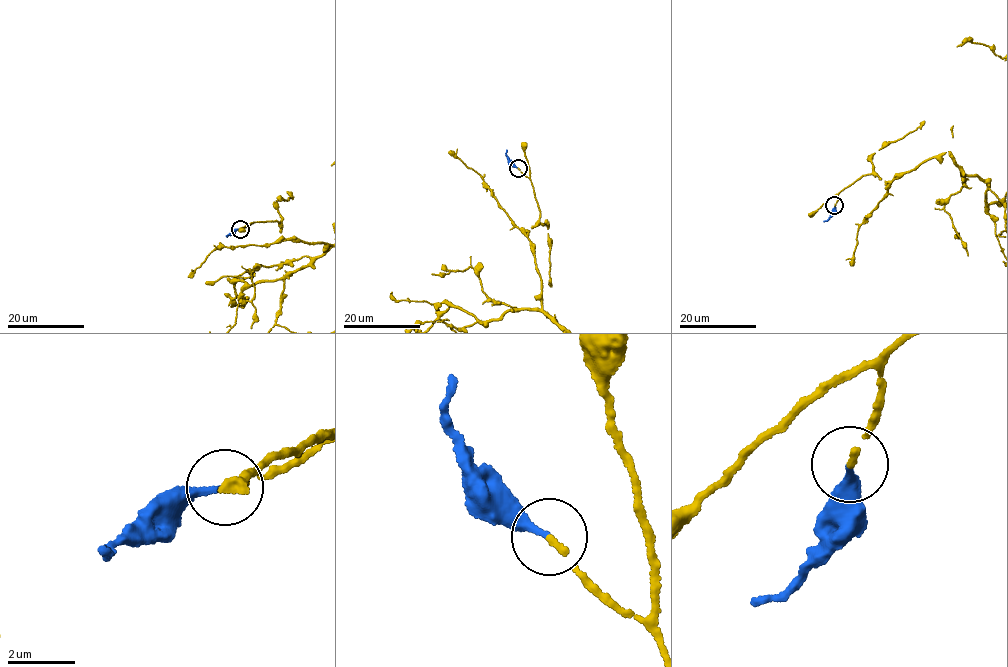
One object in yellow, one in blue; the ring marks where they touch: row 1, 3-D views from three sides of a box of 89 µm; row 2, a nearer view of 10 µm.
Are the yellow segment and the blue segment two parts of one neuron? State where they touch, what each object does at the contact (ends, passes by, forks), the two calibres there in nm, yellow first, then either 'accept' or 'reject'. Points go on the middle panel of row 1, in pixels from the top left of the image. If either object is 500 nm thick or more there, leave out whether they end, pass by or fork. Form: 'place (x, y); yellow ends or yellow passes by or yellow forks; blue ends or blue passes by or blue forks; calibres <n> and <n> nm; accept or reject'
place (518, 168); yellow ends; blue ends; calibres 180 and 200 nm; accept

